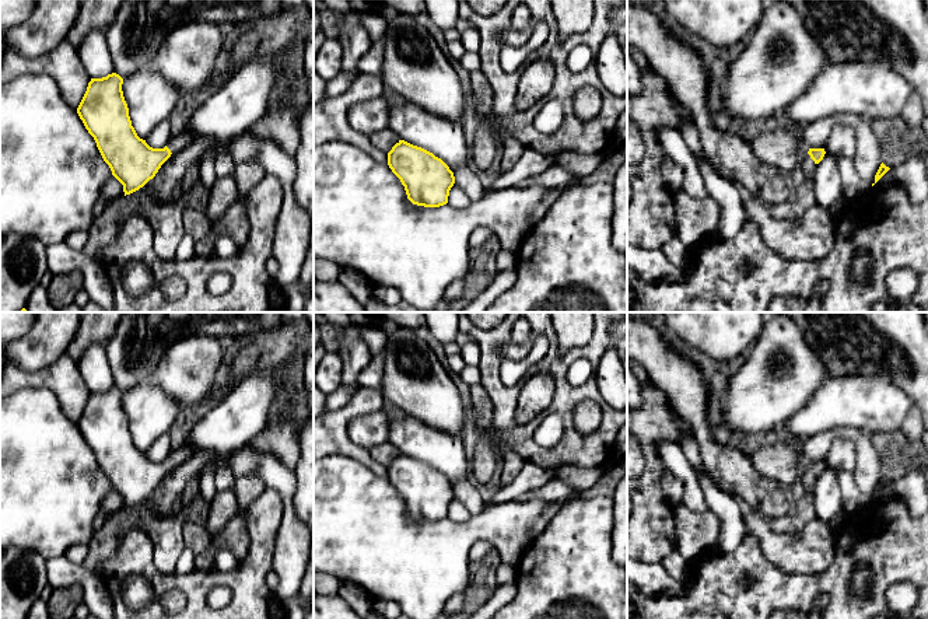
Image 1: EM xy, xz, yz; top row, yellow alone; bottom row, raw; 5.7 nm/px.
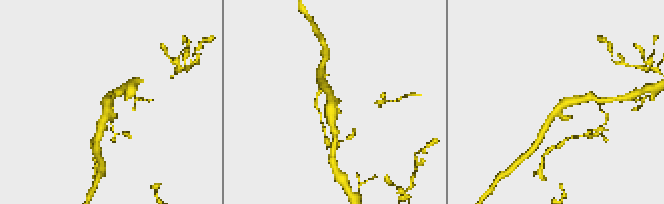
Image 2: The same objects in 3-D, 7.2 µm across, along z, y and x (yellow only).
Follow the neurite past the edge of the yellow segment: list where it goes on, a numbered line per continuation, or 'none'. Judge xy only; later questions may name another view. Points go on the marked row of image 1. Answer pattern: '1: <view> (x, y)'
1: xy (177, 143)

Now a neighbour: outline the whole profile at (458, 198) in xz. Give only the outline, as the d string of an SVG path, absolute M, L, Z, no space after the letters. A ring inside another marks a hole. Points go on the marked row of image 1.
M454 183L454 186L449 190L448 196L448 204L452 207L462 210L466 209L472 203L467 193L463 190L463 188L459 183Z

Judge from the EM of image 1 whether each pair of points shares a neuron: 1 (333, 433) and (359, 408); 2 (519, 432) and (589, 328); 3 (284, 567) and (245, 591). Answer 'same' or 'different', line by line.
1: same
2: same
3: different

